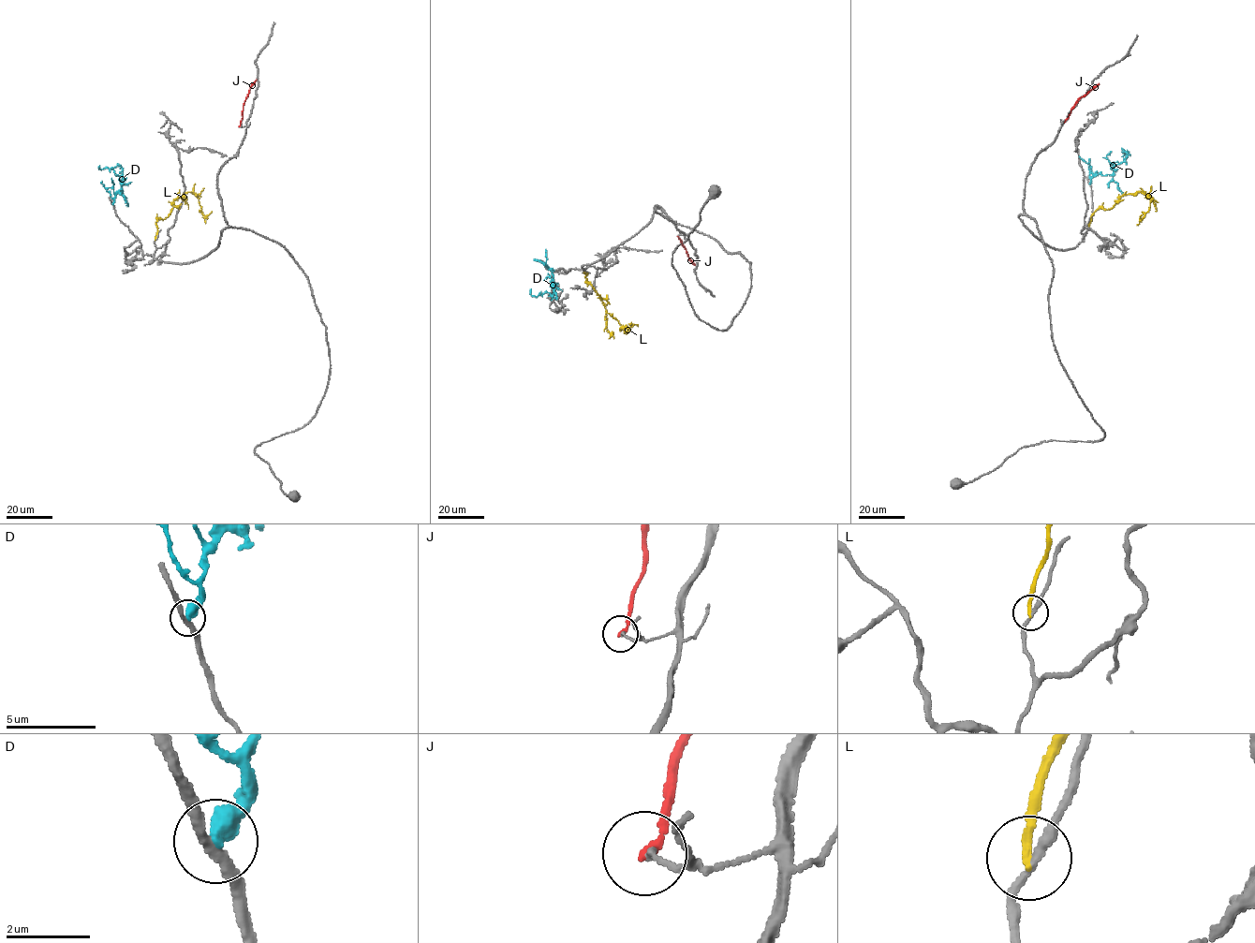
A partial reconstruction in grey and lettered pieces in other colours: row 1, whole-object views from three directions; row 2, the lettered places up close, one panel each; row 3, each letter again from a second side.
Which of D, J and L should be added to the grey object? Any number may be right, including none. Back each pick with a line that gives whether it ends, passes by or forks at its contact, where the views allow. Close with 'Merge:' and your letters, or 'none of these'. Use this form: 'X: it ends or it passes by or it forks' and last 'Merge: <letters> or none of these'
Merge: none of these

